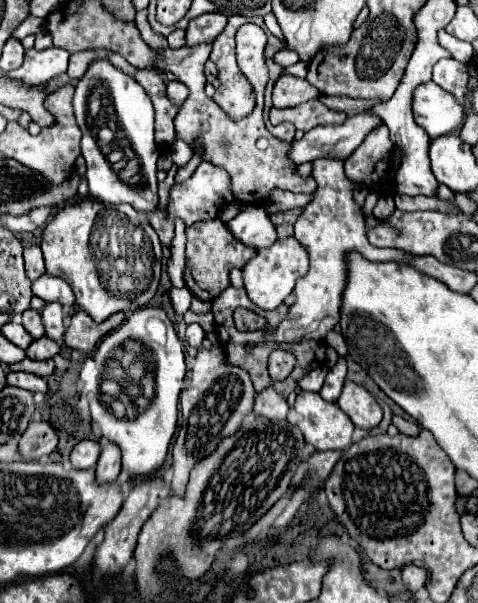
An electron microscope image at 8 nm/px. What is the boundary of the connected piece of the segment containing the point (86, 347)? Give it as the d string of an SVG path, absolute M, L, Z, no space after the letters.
M80 310L72 316L72 322L64 334L66 346L82 352L92 352L94 346L100 342L100 338L112 332L114 328L118 328L122 320L124 320L124 312L116 312L108 320L96 324L84 310Z

